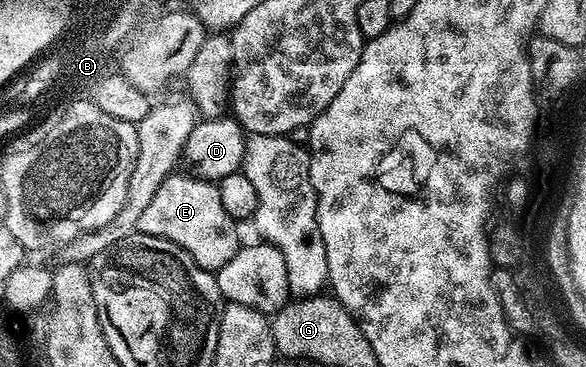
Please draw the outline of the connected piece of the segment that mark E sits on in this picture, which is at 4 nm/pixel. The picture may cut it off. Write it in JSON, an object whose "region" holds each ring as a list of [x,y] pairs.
{"region":[[[194,174],[179,175],[169,175],[165,182],[161,182],[161,186],[157,186],[157,194],[153,194],[149,206],[145,206],[145,211],[141,214],[138,231],[146,236],[160,236],[181,246],[195,259],[197,266],[201,266],[207,272],[218,273],[219,268],[225,266],[225,262],[229,262],[229,258],[233,258],[233,254],[240,250],[241,239],[239,240],[239,232],[235,229],[238,228],[237,222],[227,213],[225,205],[221,202],[218,183],[201,180]]]}

